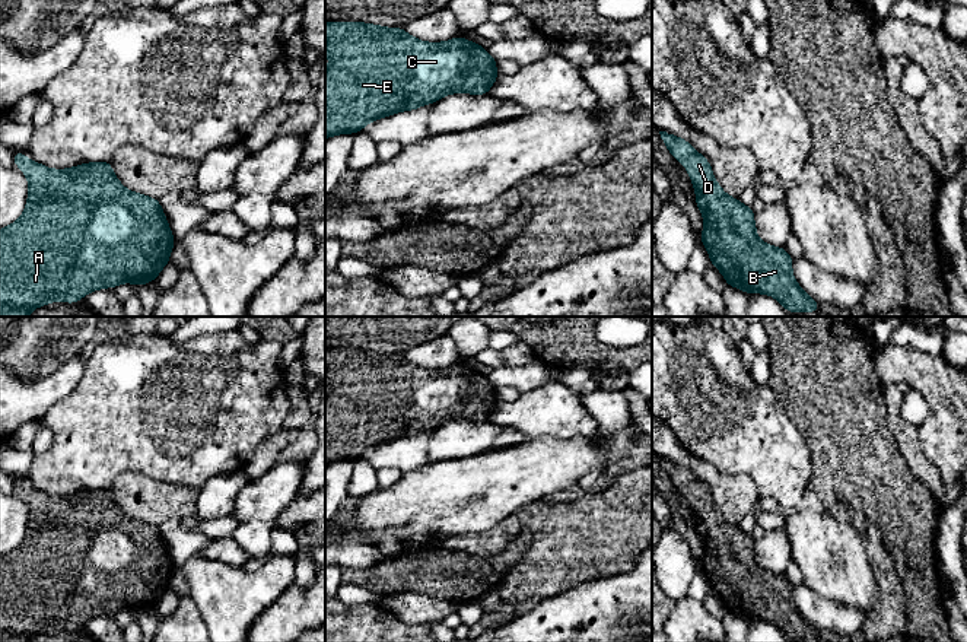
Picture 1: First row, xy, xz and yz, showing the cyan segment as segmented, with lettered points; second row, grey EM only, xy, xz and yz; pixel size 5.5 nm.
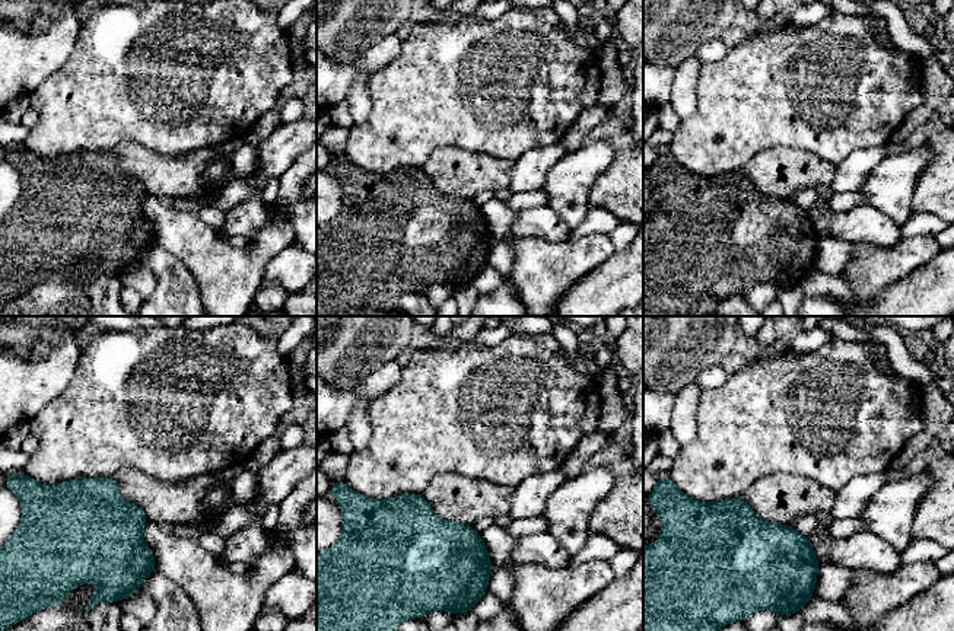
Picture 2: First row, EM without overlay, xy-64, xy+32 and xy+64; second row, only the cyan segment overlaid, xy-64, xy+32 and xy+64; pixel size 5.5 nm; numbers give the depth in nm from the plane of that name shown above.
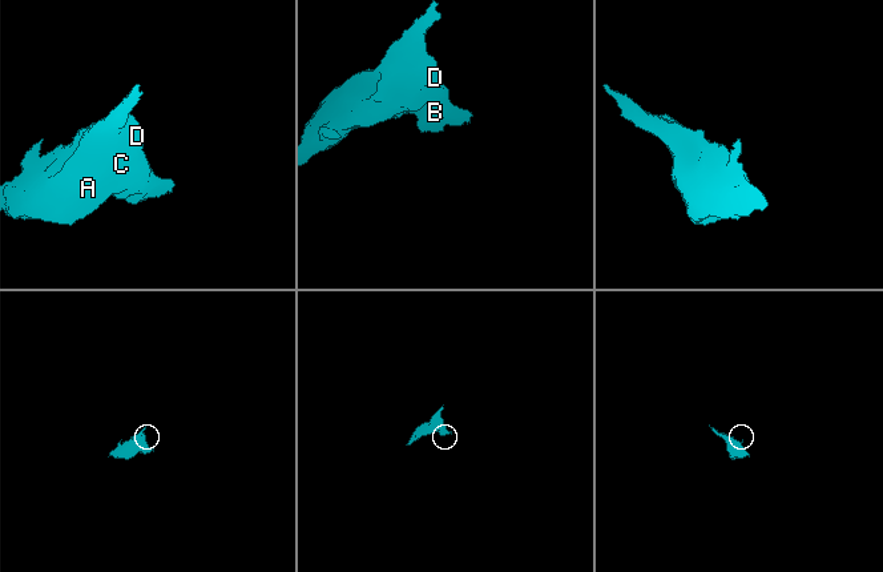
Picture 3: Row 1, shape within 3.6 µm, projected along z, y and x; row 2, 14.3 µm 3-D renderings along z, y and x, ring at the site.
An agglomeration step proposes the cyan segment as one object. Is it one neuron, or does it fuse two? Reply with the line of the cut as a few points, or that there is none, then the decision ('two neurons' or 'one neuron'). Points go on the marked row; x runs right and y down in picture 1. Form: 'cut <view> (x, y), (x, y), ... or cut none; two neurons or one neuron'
cut none; one neuron

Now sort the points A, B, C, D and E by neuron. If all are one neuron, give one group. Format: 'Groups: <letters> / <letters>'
Groups: A B C D E

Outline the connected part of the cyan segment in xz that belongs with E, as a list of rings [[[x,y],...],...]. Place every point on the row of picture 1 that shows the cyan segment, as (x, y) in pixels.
[[[325,22],[325,54],[330,58],[330,66],[325,70],[325,139],[344,133],[356,134],[370,121],[388,117],[401,111],[417,109],[419,107],[433,104],[449,93],[471,93],[487,95],[493,86],[499,73],[496,69],[496,60],[475,42],[464,39],[461,36],[452,38],[445,42],[423,42],[408,35],[403,28],[384,28],[379,25],[362,23],[362,22]]]

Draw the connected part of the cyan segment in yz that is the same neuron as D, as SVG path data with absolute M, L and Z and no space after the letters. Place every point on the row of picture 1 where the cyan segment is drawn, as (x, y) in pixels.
M659 131L671 155L686 166L696 190L696 204L704 219L702 244L709 252L712 266L723 276L726 285L738 287L748 295L766 293L777 299L788 312L821 311L821 305L809 298L792 274L793 260L785 248L772 247L757 236L754 212L738 198L725 194L716 182L709 160L681 137Z

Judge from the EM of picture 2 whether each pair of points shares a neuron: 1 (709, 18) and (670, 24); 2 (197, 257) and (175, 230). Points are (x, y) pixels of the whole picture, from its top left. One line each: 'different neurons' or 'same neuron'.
1: same neuron
2: same neuron

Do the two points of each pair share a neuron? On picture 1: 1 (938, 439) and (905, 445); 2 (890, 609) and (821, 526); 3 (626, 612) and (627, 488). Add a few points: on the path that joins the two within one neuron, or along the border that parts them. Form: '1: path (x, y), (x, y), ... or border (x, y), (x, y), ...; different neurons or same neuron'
1: border (916, 426), (919, 447), (938, 472); different neurons
2: border (868, 558), (875, 581), (875, 601), (867, 613); different neurons
3: border (636, 559), (627, 571), (592, 581); different neurons

